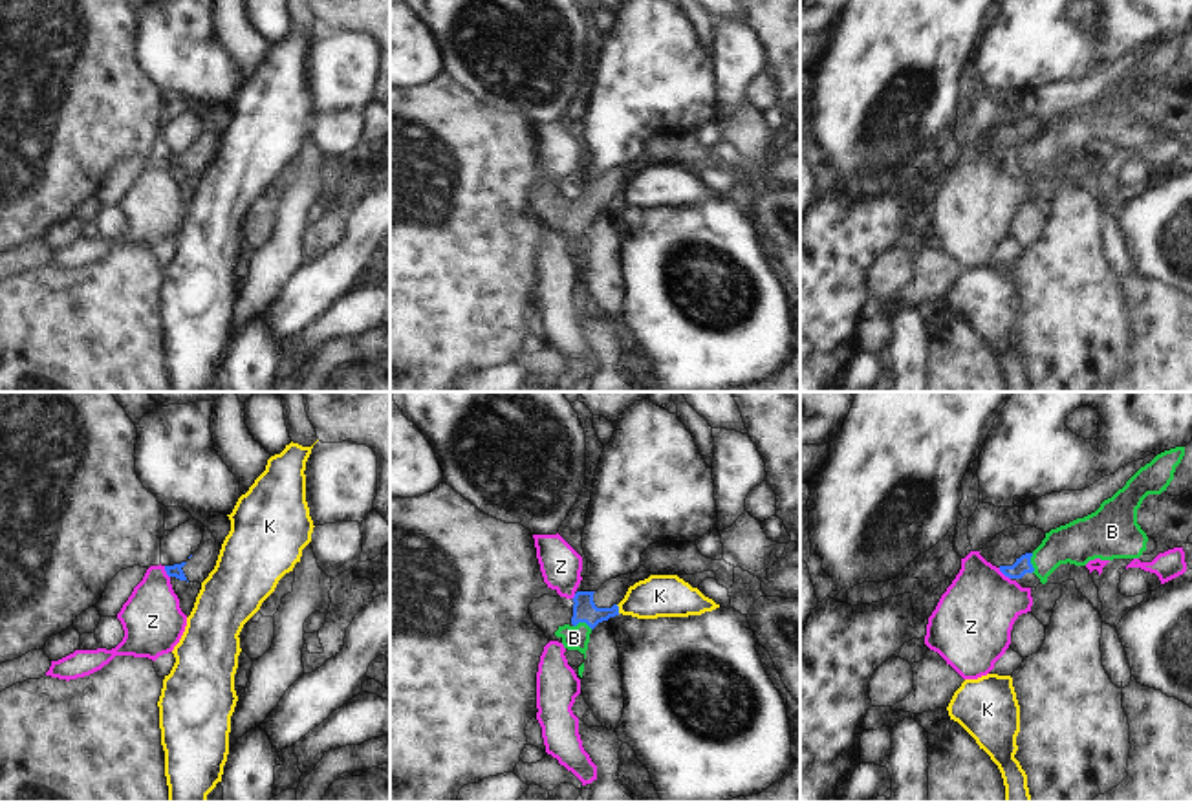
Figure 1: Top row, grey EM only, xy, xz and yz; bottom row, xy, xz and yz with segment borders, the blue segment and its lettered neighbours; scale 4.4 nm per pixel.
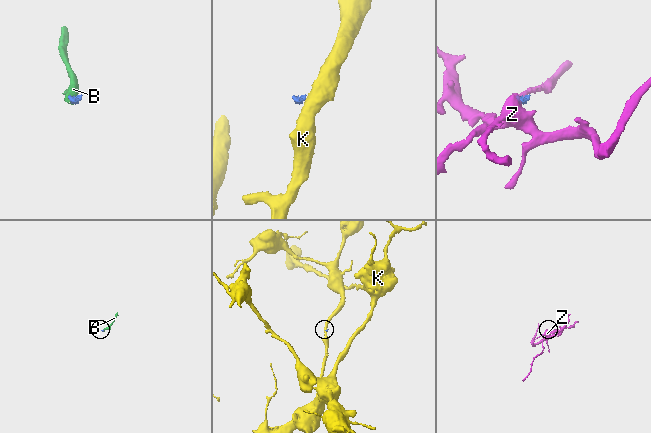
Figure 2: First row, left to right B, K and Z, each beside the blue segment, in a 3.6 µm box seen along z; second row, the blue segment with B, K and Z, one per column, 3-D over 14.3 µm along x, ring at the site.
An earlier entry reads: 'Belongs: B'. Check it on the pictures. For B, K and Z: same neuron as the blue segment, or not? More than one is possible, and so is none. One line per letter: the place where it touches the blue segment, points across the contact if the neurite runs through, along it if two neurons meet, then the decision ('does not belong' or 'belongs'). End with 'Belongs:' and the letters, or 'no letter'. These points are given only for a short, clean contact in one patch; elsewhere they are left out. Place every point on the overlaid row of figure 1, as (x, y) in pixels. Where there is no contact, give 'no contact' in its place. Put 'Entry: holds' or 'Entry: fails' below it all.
B: meets blue in yz at (1029, 563); runs through yz (1022, 564), (1029, 563), (1081, 541); belongs
K: meets blue in xz at (617, 608); border along xz (616, 605), (619, 612); does not belong
Z: meets blue in yz at (1004, 574); border along yz (998, 568), (1009, 579); does not belong
Belongs: B
Entry: holds

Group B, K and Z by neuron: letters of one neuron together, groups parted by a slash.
B / K / Z

